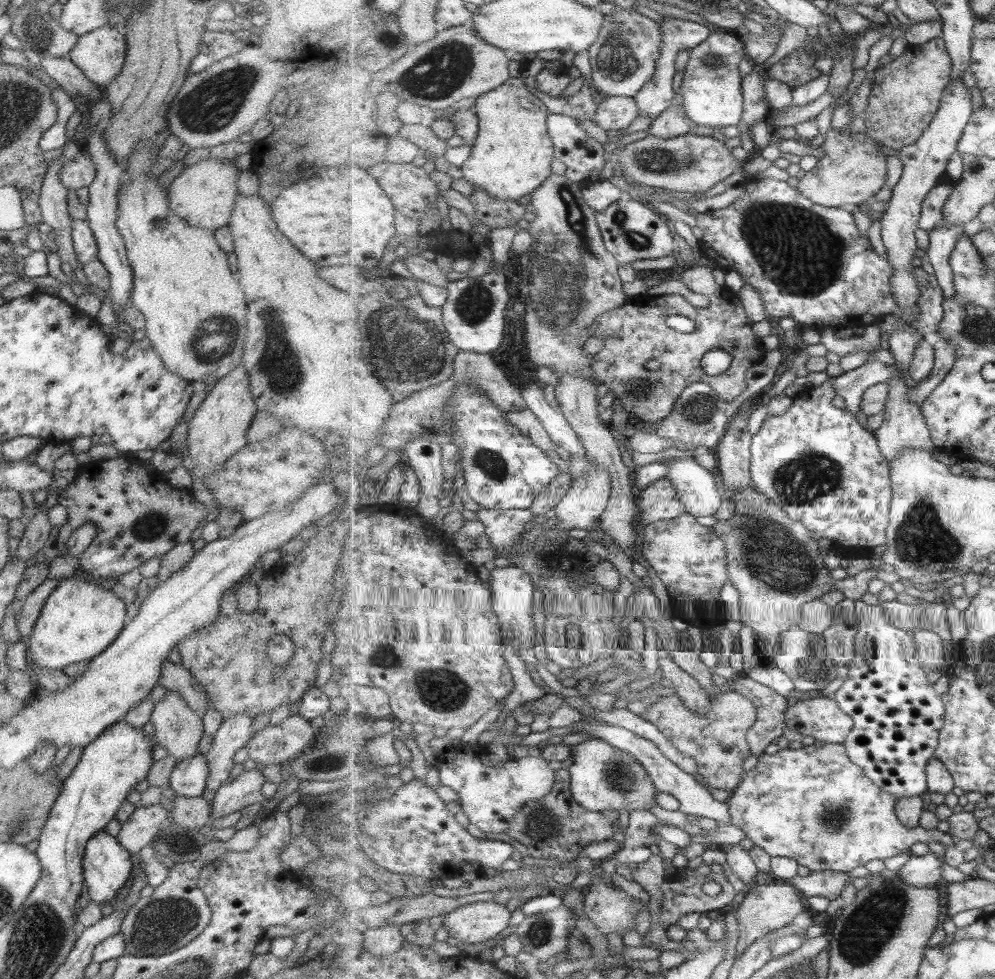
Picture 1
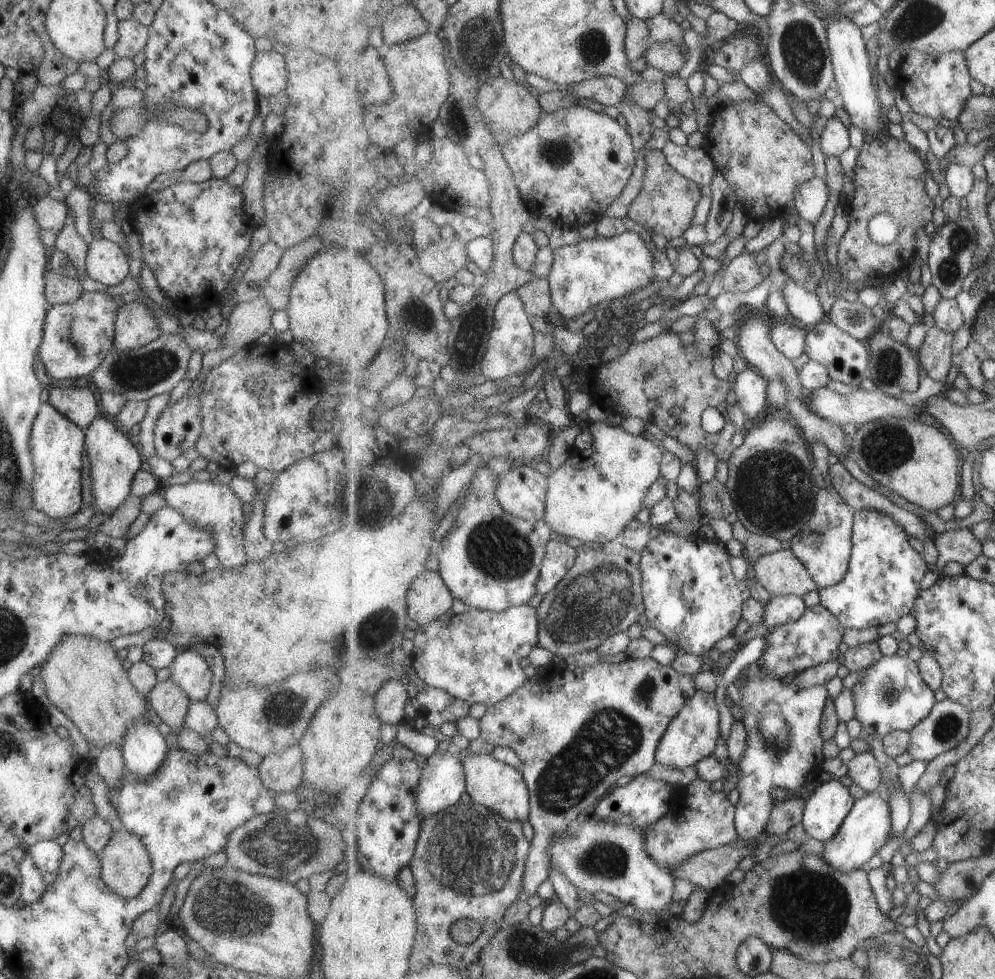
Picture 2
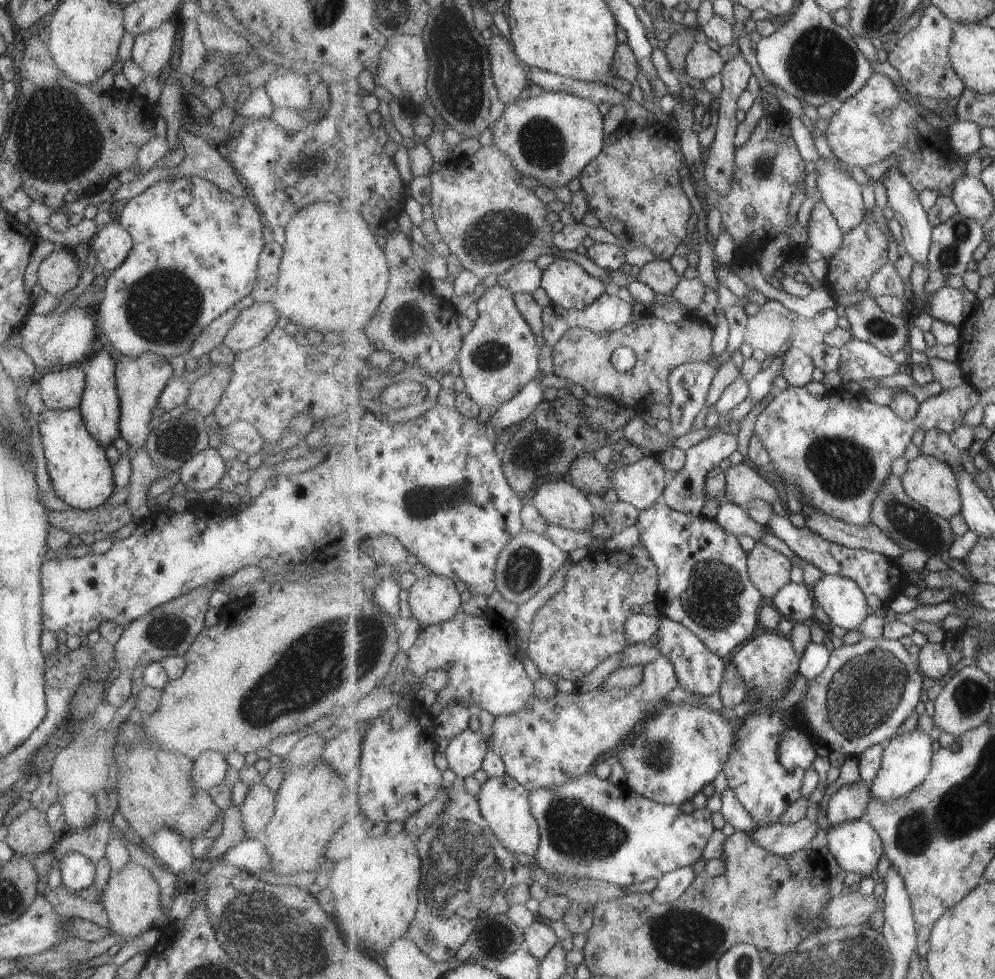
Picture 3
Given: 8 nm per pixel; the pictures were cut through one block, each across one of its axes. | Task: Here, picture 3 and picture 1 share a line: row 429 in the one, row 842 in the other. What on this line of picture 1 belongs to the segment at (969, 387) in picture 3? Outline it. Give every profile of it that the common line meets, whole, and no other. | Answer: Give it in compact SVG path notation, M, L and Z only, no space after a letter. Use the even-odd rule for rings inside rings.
M816 740L799 750L787 747L772 755L766 753L761 755L757 764L746 772L744 780L728 801L731 824L743 830L747 838L756 846L761 846L772 857L794 858L811 872L849 873L853 868L865 866L871 860L887 860L899 856L909 851L909 848L917 842L929 845L935 840L945 844L947 848L955 846L955 838L950 832L926 829L921 825L917 828L907 828L907 825L899 820L896 812L898 799L868 778L863 768L849 759L845 749L844 745Z

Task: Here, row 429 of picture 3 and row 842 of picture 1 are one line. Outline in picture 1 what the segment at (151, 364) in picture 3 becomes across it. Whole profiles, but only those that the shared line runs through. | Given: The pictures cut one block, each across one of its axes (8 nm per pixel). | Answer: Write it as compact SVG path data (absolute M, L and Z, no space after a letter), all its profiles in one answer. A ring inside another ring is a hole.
M160 803L135 806L127 820L120 823L116 839L129 853L136 853L153 840L156 832L168 819L167 810Z

